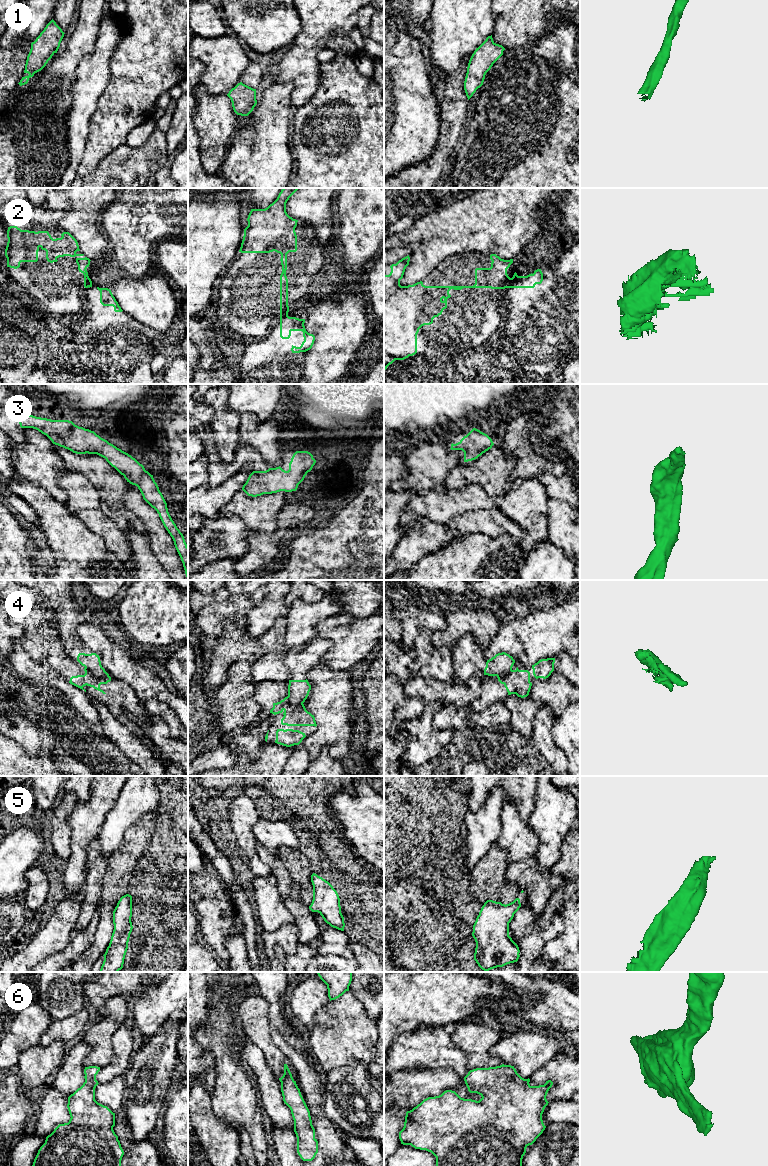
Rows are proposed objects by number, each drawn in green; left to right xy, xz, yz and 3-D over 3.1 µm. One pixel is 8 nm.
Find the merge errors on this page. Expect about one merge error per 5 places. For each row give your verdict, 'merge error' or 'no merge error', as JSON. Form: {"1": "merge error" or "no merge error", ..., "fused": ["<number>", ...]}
{"1": "no merge error", "2": "merge error", "3": "no merge error", "4": "merge error", "5": "no merge error", "6": "no merge error", "fused": ["2", "4"]}

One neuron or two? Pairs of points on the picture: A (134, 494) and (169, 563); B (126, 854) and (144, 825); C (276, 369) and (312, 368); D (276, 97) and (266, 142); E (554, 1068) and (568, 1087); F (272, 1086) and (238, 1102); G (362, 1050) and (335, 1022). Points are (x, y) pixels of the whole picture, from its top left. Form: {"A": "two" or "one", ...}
{"A": "one", "B": "one", "C": "two", "D": "one", "E": "one", "F": "two", "G": "one"}

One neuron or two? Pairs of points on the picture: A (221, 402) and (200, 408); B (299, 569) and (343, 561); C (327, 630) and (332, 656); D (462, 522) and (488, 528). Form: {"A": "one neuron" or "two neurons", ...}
{"A": "two neurons", "B": "two neurons", "C": "one neuron", "D": "one neuron"}

